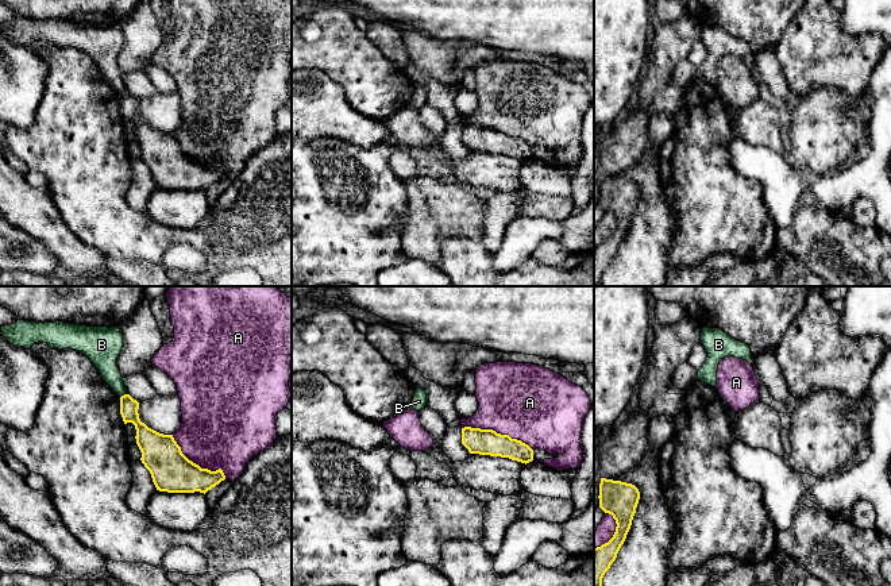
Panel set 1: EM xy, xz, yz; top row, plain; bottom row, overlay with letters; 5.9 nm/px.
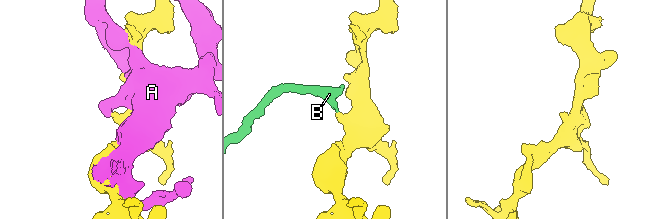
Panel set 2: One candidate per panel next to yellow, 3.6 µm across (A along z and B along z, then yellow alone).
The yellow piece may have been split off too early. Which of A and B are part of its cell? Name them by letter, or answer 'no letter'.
no letter

